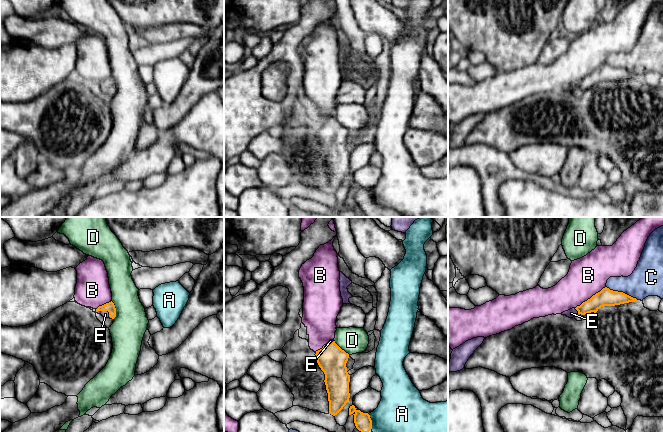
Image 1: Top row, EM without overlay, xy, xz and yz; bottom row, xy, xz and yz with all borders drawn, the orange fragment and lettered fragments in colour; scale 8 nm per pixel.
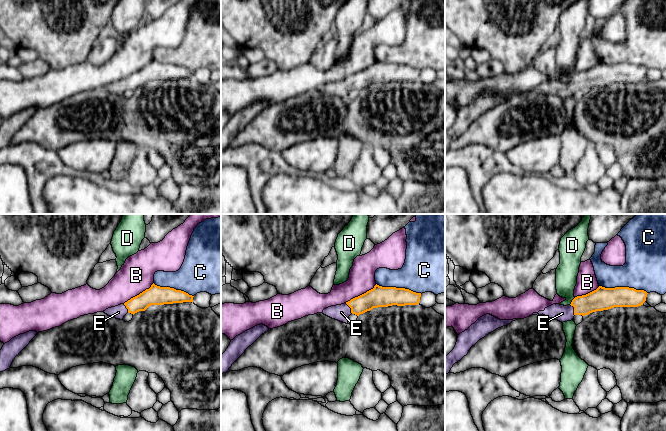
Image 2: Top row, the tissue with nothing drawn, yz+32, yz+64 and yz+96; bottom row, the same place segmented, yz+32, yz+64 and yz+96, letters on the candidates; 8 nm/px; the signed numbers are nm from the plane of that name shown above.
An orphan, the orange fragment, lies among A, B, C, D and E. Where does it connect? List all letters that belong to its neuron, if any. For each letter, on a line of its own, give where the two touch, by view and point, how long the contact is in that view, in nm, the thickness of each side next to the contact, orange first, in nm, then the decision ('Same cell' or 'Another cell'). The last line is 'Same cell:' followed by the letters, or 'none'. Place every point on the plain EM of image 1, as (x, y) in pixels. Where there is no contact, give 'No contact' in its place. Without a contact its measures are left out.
A: Touches orange at xz (371, 198). Shared border 130 nm. Thickness 140 nm (orange) against 400 nm. Another cell
B: Touches orange at yz (591, 73). Shared border 300 nm. Thickness 140 nm (orange) against 300 nm. Another cell
C: Touches orange at yz (622, 68). Shared border 280 nm. Thickness 140 nm (orange) against 260 nm. Another cell
D: Touches orange at xy (115, 85). Shared border 150 nm. Thickness 80 nm (orange) against 280 nm. Another cell
E: Touches orange at xy (106, 86). Shared border 150 nm. Thickness 80 nm (orange) against 50 nm. Same cell
Same cell: E

